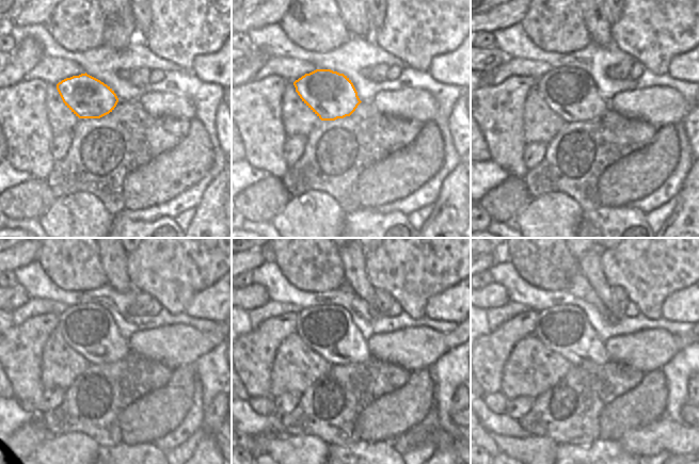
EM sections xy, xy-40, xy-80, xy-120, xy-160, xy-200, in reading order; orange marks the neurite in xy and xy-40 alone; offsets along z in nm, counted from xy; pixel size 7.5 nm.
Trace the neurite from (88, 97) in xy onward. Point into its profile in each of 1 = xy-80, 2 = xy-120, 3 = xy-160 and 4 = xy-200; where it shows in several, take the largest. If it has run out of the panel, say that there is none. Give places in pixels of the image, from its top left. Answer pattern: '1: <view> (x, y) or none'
1: xy-80 (571, 93)
2: xy-120 (90, 330)
3: xy-160 (329, 331)
4: xy-200 (566, 330)

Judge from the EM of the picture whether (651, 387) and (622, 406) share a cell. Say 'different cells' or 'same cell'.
same cell

